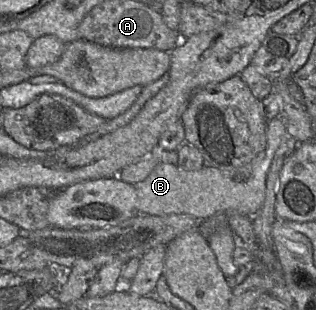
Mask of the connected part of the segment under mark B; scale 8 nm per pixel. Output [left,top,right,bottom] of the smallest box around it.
[115,116,286,220]

